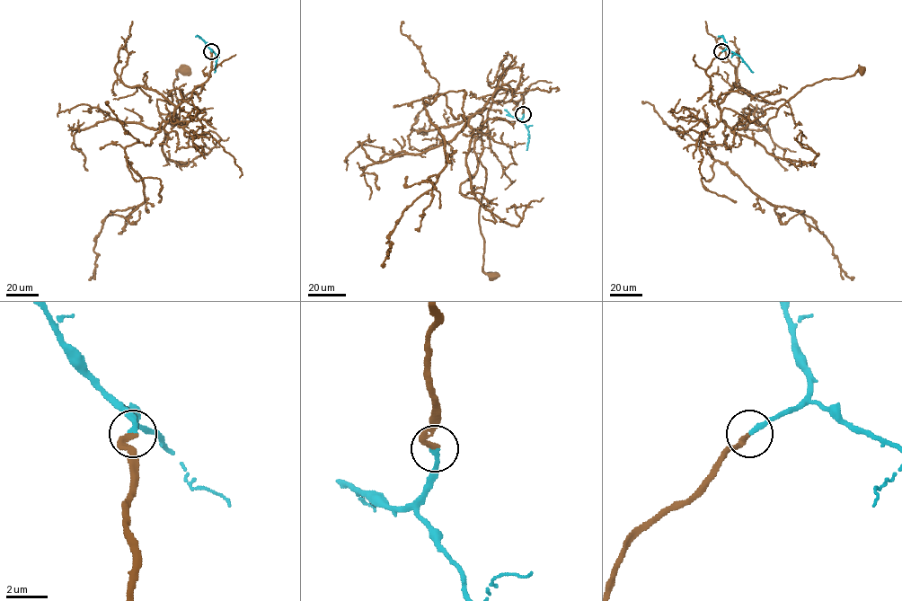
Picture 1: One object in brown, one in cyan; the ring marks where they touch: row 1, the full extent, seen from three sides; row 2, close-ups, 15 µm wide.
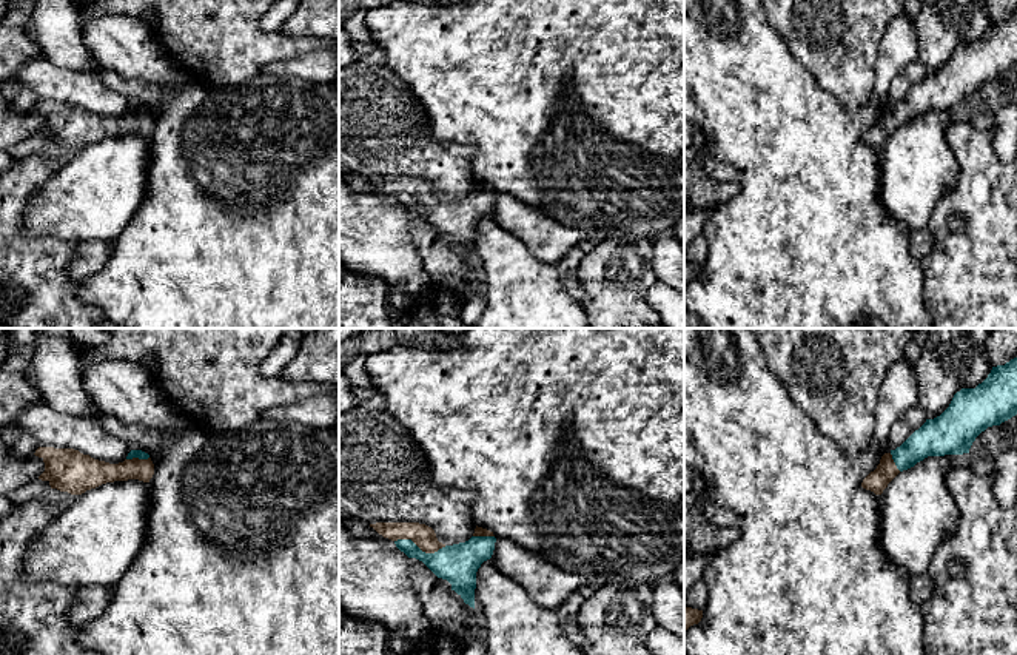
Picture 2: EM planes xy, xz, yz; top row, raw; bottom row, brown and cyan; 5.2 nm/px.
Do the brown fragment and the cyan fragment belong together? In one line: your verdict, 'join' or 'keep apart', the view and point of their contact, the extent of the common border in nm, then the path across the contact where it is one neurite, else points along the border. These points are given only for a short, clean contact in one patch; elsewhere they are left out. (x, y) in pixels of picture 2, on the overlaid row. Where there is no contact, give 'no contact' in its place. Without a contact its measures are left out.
join; contact xz (421, 549); length 280 nm

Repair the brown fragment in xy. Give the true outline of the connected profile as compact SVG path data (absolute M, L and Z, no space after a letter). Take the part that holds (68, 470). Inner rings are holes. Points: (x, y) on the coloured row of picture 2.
M39 447L34 453L45 462L39 476L51 489L82 495L106 482L139 479L149 482L154 464L148 453L131 450L123 462L109 464L83 455L74 448Z

